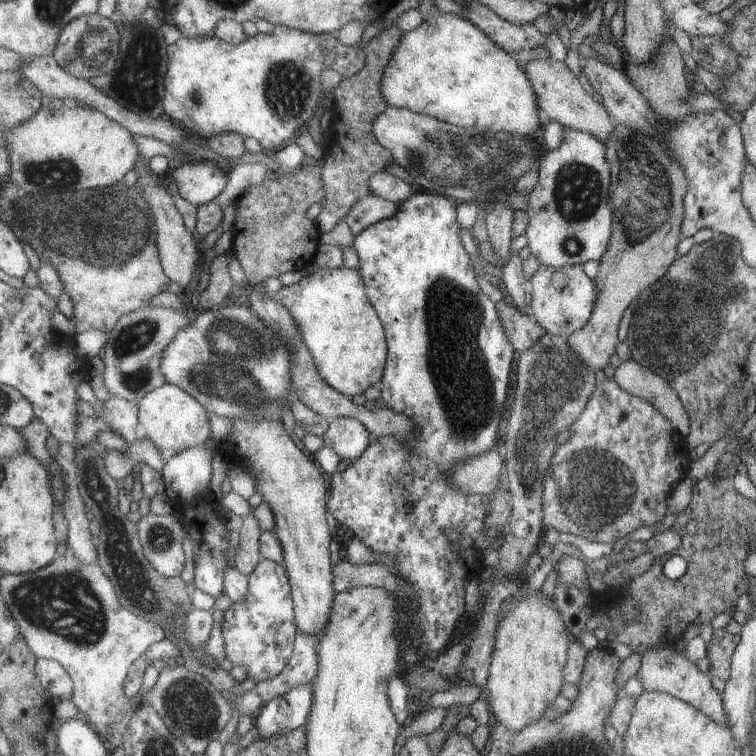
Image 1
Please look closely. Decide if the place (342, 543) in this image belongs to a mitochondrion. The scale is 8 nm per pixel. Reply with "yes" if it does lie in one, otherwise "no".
no

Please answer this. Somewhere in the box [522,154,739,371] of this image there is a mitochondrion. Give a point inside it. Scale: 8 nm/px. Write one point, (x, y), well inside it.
(578, 192)

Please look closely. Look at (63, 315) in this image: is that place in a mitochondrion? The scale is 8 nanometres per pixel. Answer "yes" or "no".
no

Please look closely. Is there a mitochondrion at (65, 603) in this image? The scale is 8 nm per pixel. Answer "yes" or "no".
yes

